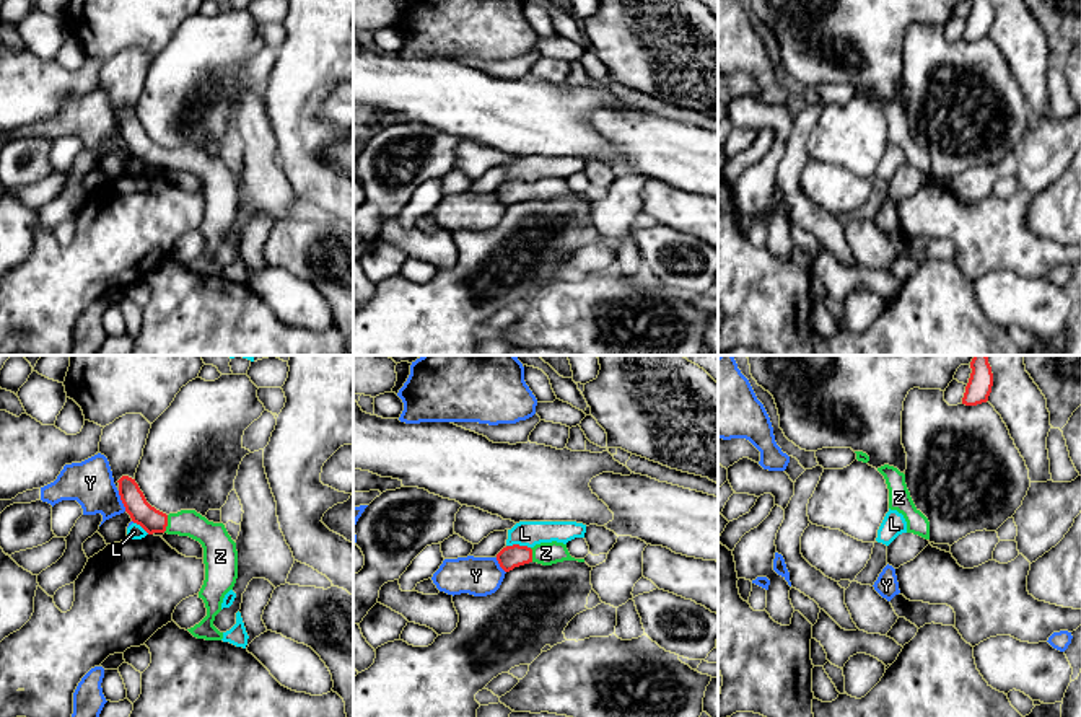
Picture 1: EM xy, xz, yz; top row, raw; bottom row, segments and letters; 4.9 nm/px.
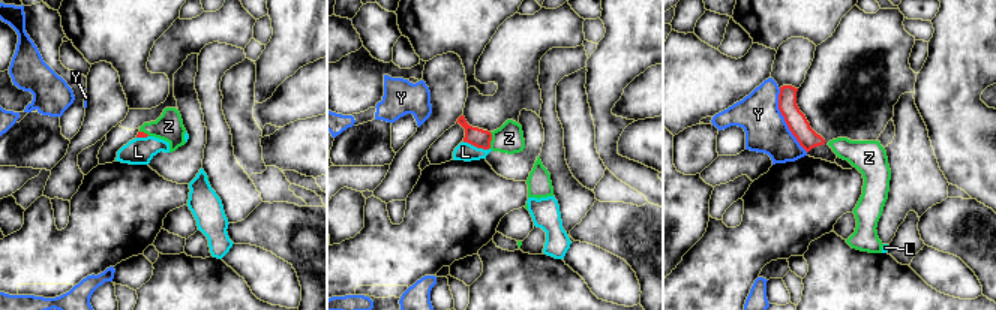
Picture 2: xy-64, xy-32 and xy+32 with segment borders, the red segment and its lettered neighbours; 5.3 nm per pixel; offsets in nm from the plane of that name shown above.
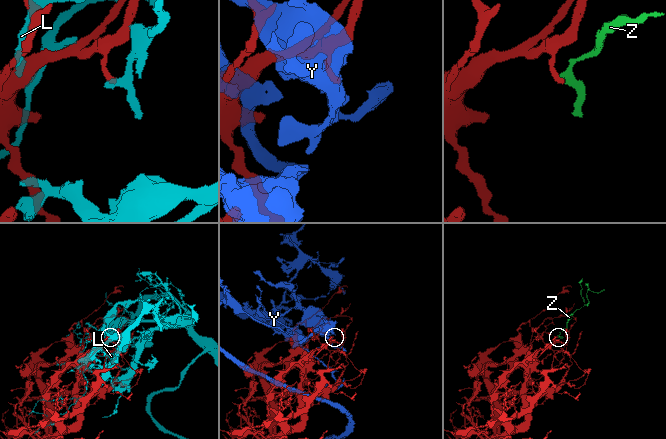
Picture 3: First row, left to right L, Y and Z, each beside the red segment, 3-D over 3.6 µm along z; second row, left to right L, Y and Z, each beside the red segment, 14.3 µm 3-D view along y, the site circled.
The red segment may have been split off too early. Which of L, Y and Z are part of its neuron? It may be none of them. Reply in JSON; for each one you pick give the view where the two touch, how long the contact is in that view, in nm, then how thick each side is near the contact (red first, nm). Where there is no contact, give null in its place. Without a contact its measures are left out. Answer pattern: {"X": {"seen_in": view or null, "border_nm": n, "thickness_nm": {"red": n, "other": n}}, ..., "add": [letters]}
{"Z": {"seen_in": "xy", "border_nm": 90, "thickness_nm": {"red": 120, "other": 140}}, "add": ["Z"]}

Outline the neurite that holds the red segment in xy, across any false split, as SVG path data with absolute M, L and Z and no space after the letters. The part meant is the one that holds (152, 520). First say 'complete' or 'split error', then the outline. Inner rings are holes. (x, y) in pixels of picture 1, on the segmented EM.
split error; M122 476L117 482L125 512L148 534L168 533L189 536L202 544L205 580L199 598L205 603L207 616L187 631L197 639L221 640L223 632L213 626L213 621L221 611L225 595L233 590L238 578L236 543L228 534L225 525L208 521L195 510L181 510L166 515L147 502L135 479Z

